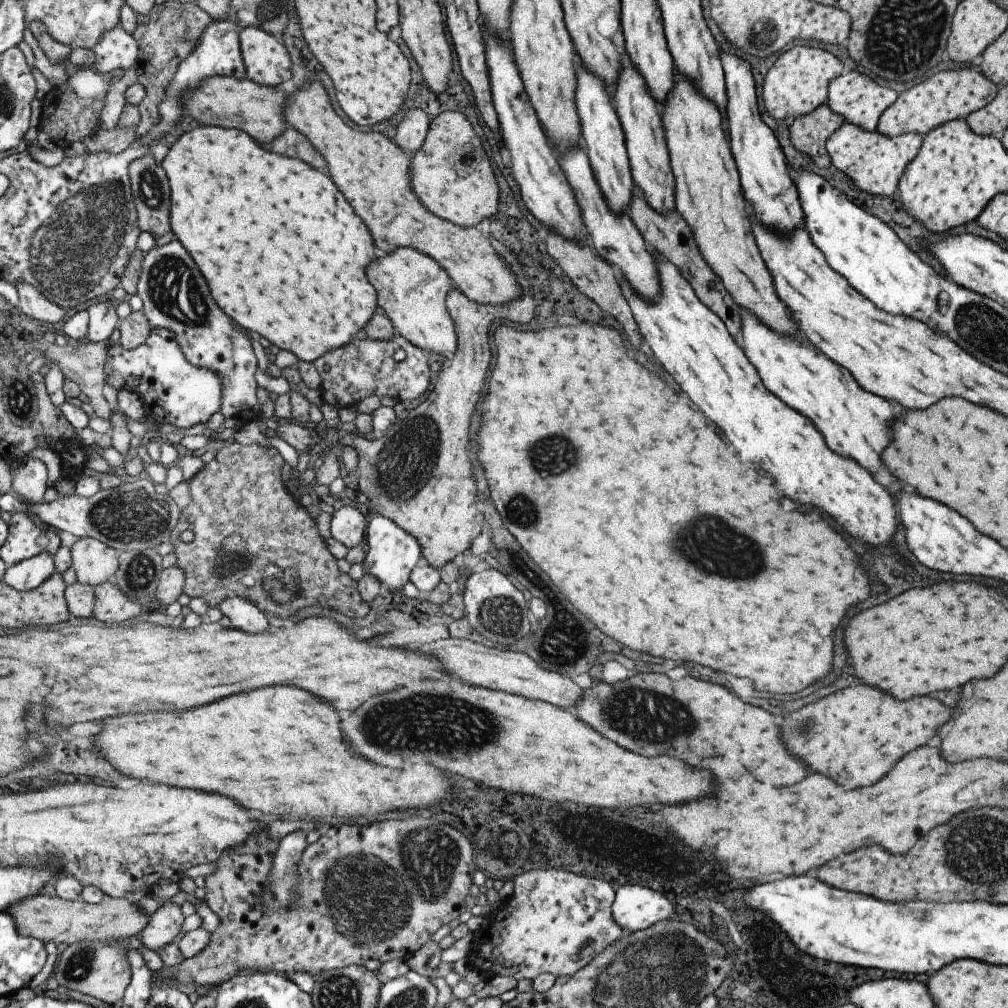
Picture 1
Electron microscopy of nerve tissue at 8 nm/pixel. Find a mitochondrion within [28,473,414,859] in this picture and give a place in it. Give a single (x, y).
(252, 569)

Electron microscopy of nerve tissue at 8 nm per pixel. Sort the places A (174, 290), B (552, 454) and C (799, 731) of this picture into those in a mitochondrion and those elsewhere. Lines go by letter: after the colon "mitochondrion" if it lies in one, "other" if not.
A: mitochondrion
B: mitochondrion
C: mitochondrion

